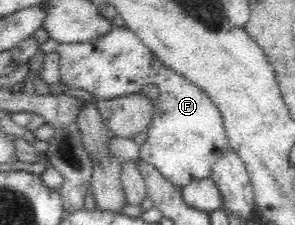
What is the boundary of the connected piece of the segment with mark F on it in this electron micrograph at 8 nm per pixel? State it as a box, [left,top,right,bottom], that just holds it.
[55,23,230,189]

